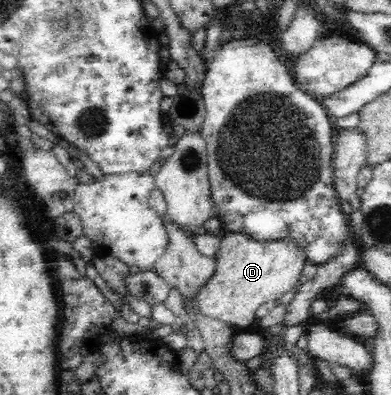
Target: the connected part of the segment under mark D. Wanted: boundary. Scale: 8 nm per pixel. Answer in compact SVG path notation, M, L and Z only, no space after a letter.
M222 230L219 233L220 246L215 254L215 274L212 280L193 298L194 308L201 310L206 316L217 318L236 326L239 330L247 330L254 324L256 312L260 306L270 300L279 299L291 288L298 285L303 266L307 264L307 247L297 239L255 239L245 231Z

